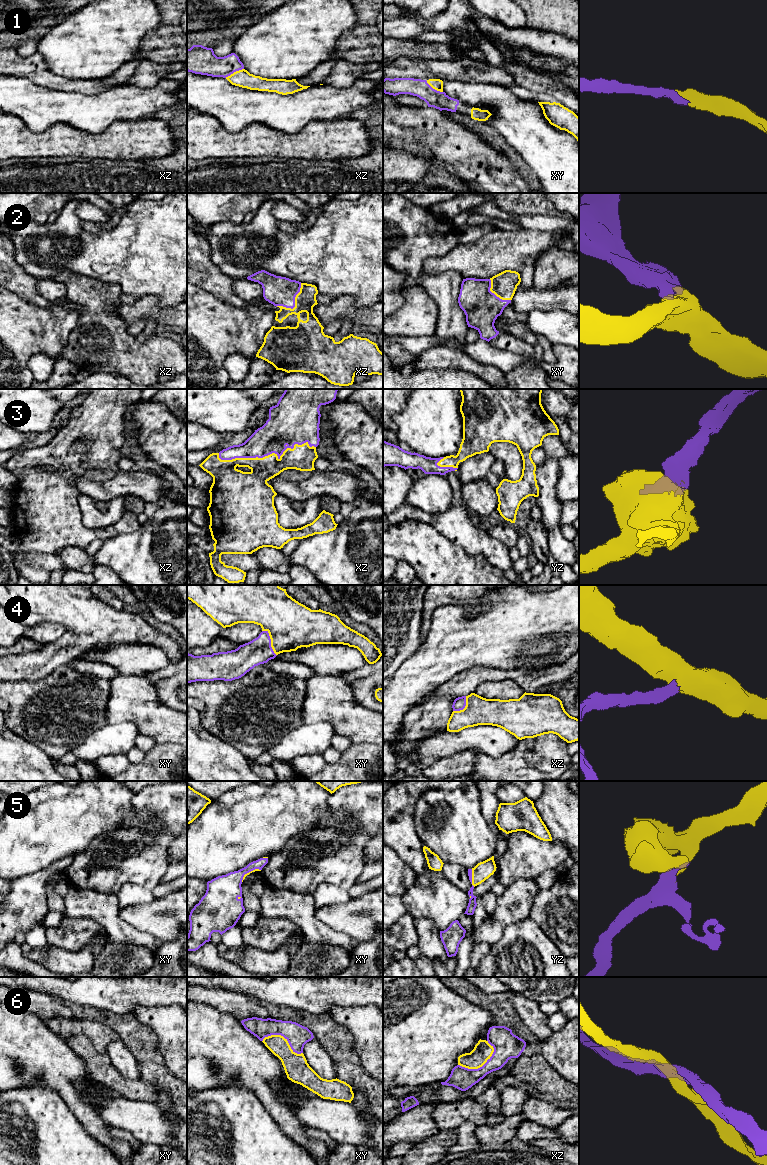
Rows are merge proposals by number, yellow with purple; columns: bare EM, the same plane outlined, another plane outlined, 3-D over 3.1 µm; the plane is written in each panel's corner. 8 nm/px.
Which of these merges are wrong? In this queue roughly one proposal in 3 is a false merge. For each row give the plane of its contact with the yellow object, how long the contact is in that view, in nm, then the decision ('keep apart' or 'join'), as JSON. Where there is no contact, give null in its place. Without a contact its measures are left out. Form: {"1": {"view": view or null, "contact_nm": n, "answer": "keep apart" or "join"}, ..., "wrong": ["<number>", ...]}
{"1": {"view": "xz", "contact_nm": 170, "answer": "join"}, "2": {"view": "xz", "contact_nm": 280, "answer": "join"}, "3": {"view": "xz", "contact_nm": 800, "answer": "join"}, "4": {"view": "xy", "contact_nm": 240, "answer": "join"}, "5": {"view": "xy", "contact_nm": 190, "answer": "join"}, "6": {"view": "xz", "contact_nm": 320, "answer": "keep apart"}, "wrong": ["6"]}

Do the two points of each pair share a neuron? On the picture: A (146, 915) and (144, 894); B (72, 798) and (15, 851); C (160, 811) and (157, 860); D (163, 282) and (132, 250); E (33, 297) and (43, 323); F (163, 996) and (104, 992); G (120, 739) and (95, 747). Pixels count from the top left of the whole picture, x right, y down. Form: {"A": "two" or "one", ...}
{"A": "two", "B": "one", "C": "one", "D": "one", "E": "two", "F": "one", "G": "one"}

